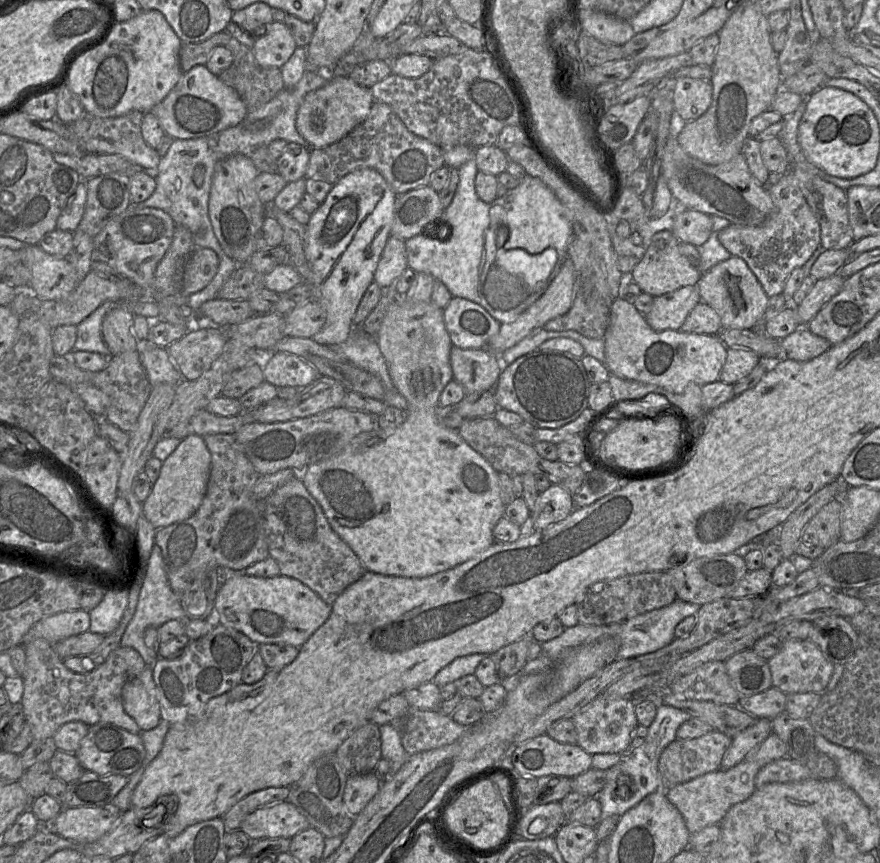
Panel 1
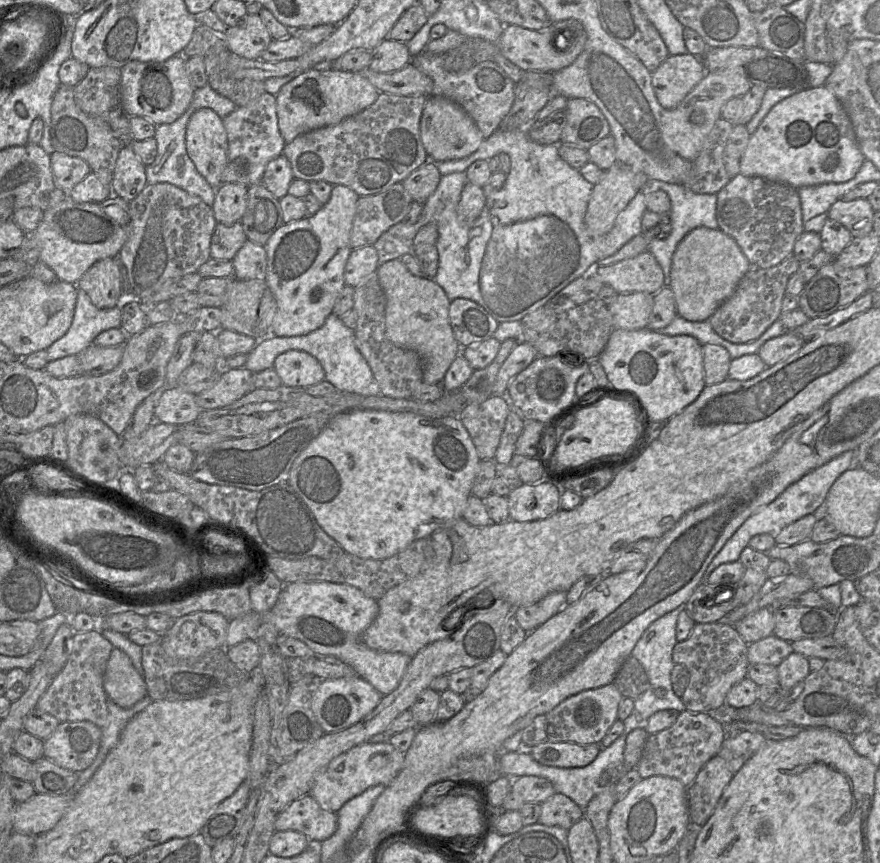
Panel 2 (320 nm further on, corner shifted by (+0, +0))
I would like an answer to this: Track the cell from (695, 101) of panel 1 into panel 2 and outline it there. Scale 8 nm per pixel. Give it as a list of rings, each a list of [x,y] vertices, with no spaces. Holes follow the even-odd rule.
[[[690,53],[669,54],[651,73],[652,86],[660,105],[665,109],[677,107],[705,74],[701,58]]]

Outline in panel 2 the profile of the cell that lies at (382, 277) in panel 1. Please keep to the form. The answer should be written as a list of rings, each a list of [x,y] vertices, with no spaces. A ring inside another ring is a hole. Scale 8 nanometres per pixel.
[[[373,245],[352,249],[344,268],[345,285],[357,287],[379,267],[378,254]]]

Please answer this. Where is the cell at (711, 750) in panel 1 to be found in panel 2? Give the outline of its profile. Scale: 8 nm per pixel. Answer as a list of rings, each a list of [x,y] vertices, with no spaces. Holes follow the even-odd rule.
[[[680,712],[670,727],[648,736],[636,769],[642,779],[666,776],[678,779],[689,787],[704,765],[718,754],[726,736],[724,723],[709,713]]]

